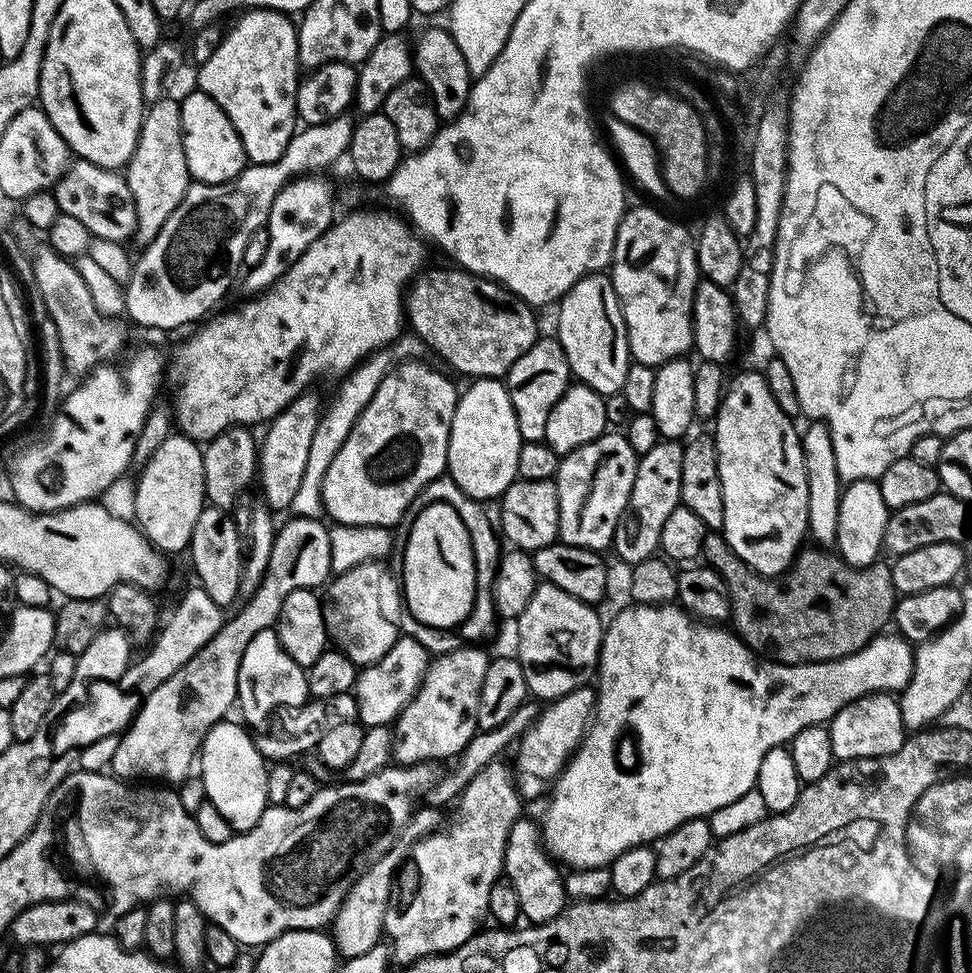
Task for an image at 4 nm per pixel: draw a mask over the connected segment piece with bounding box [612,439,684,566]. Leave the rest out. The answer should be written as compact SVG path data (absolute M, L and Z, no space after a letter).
M661 439L637 459L634 486L612 539L614 552L625 560L625 565L631 566L657 555L662 526L666 526L666 518L670 518L670 514L681 507L683 453L684 444L680 440Z

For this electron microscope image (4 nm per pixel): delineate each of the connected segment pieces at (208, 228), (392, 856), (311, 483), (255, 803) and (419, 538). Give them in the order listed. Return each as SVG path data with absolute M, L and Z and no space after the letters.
M342 115L330 122L301 127L292 133L282 158L265 164L249 163L232 180L221 184L189 183L174 214L166 218L162 230L158 230L156 237L141 251L144 253L140 261L137 259L133 263L132 277L124 288L127 318L144 328L180 328L183 324L195 325L203 321L213 311L211 308L227 294L228 287L235 280L237 283L246 254L246 242L250 242L250 234L254 234L254 230L267 225L270 206L274 206L274 198L278 198L280 191L297 176L323 173L323 168L330 167L339 156L343 157L347 153L354 127L353 121L348 119L347 115Z
M431 806L417 807L412 813L412 817L402 826L402 834L394 838L394 846L374 866L370 866L358 877L356 884L348 891L346 898L340 903L339 910L336 911L336 917L330 925L330 935L332 941L336 944L336 951L341 957L361 956L366 954L374 945L381 943L384 936L384 919L386 918L386 906L390 902L390 890L392 884L396 881L396 871L400 869L400 864L407 856L415 844L424 836L441 827L442 815L441 809Z
M401 334L396 337L386 349L377 349L363 363L358 364L342 379L338 394L330 406L325 407L321 415L318 429L314 430L313 441L310 442L309 459L306 462L305 473L302 474L298 493L294 494L289 511L295 516L319 519L323 515L323 500L321 498L321 484L324 481L326 470L334 455L341 449L342 443L349 437L354 422L360 417L362 410L370 402L370 398L381 385L382 378L389 372L392 364L403 363L405 360L420 358L425 355L426 349L421 340L411 334Z
M225 718L213 725L201 742L198 753L198 775L204 780L207 803L218 806L222 818L230 822L233 833L249 832L269 808L267 780L269 765L256 748L255 739L243 723L231 724Z
M445 504L427 508L415 519L415 527L402 544L405 570L402 573L402 600L410 615L428 627L455 629L477 607L476 567L470 534L458 518L458 510Z

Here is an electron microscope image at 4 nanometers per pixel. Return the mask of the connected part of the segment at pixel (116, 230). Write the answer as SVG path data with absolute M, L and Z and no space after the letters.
M73 159L64 175L54 185L54 195L61 212L78 218L93 238L131 241L136 234L136 211L127 179L119 171L103 168L89 160Z

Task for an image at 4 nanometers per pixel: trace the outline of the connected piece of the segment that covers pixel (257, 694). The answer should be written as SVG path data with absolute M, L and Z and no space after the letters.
M268 628L255 634L238 666L236 704L238 711L244 715L243 723L248 726L263 725L273 714L305 704L310 698L307 676L306 669L298 666L298 662L294 662L294 658L282 650L282 642L278 642L275 630Z

